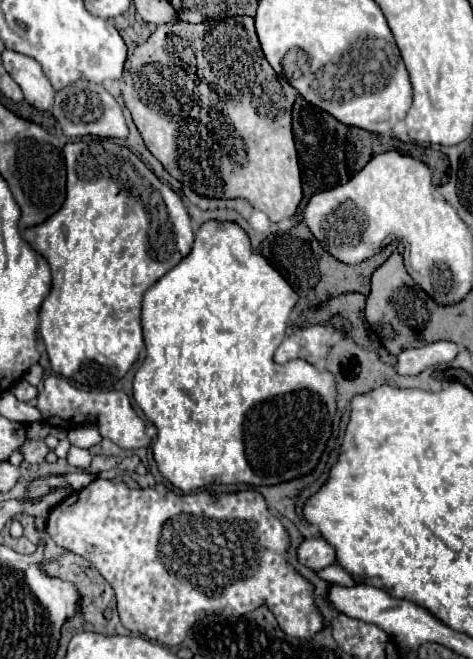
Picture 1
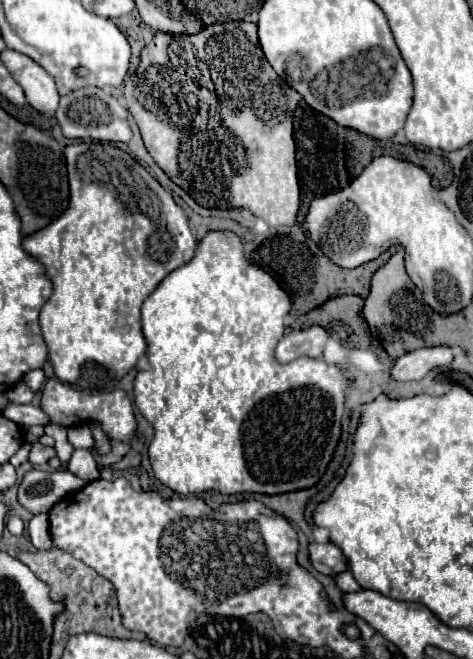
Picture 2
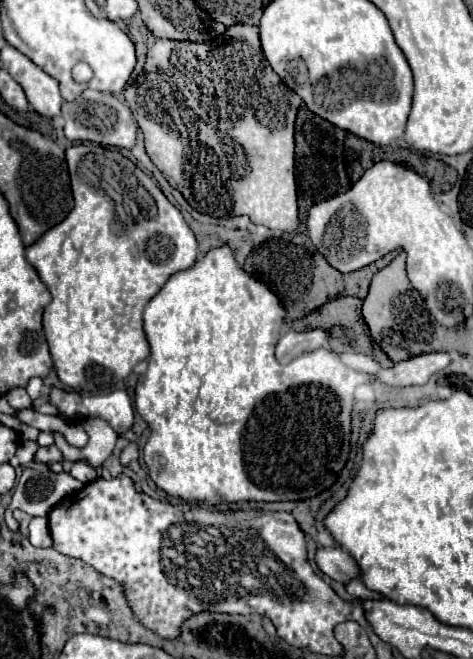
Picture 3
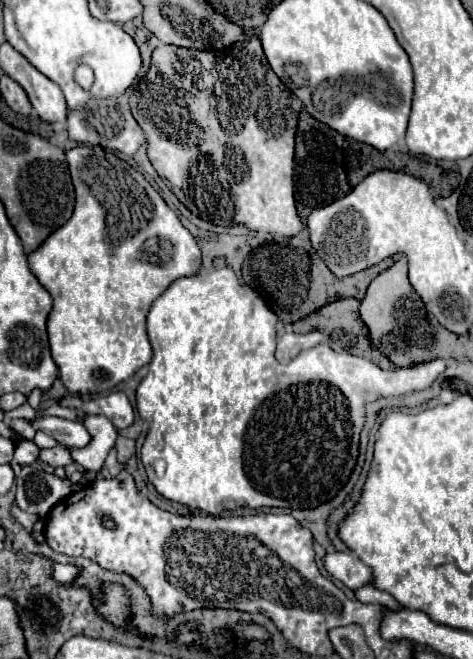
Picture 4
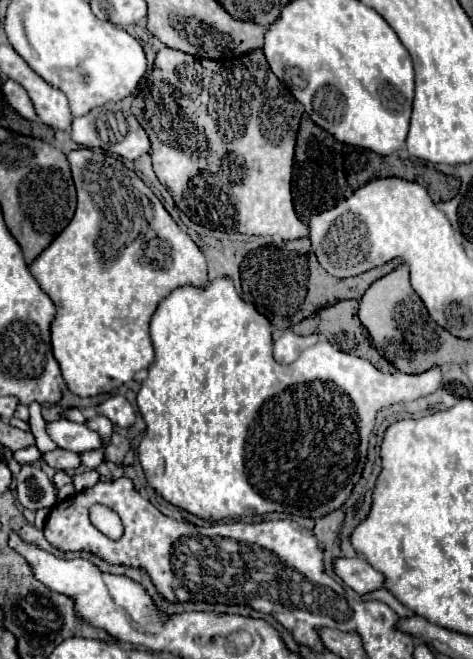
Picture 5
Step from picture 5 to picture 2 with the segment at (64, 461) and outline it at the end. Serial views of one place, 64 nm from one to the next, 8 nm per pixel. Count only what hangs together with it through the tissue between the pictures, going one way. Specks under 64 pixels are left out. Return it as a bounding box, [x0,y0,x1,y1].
[28,442,56,466]

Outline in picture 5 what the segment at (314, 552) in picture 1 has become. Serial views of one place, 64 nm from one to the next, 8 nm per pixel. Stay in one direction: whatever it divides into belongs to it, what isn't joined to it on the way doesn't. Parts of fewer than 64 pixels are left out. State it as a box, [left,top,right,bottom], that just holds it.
[334,556,384,594]

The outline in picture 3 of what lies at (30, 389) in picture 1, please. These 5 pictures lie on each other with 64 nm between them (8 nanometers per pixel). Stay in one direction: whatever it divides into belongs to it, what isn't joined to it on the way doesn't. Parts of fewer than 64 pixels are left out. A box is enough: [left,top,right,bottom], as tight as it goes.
[6,388,32,408]

